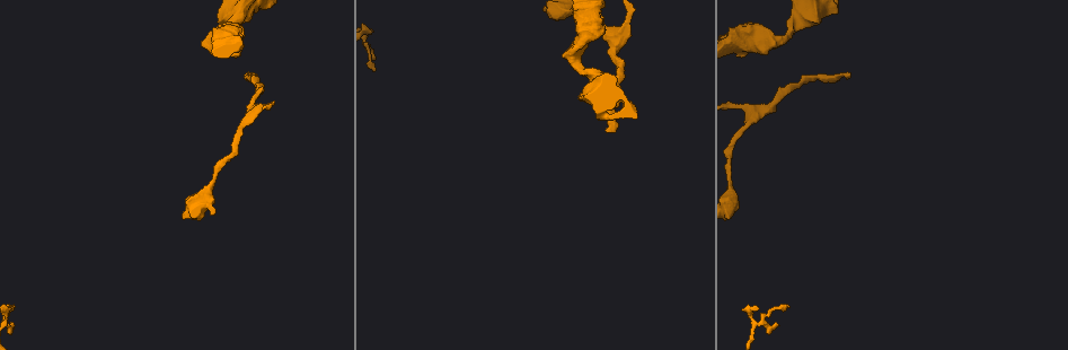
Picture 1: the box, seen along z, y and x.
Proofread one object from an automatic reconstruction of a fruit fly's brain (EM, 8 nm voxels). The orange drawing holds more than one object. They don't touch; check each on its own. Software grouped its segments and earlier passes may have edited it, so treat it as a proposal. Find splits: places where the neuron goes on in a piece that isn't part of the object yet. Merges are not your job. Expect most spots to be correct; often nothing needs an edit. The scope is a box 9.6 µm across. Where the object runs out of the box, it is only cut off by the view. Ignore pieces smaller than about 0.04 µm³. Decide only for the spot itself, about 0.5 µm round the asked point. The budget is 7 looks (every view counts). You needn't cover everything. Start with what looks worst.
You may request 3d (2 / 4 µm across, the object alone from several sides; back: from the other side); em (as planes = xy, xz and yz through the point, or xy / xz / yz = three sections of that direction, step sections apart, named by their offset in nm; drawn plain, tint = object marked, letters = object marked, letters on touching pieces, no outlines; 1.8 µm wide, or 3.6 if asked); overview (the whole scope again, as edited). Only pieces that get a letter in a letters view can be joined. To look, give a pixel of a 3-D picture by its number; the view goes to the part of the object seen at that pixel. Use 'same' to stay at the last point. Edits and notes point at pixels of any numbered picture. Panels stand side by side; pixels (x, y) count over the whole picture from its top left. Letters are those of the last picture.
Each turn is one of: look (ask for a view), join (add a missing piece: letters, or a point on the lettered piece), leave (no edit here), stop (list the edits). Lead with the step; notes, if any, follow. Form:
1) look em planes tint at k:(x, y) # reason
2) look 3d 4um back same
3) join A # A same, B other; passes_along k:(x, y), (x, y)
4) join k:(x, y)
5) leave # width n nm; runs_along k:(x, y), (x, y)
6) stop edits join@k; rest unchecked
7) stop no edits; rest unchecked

look em planes plain at 1:(244, 75) # long arm stops here

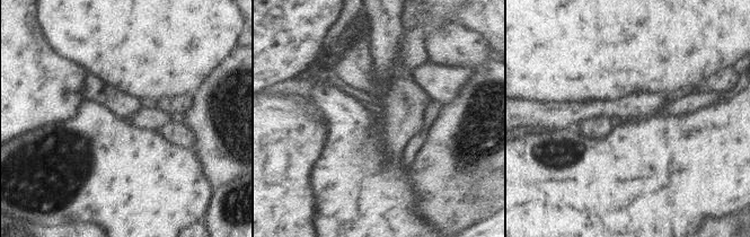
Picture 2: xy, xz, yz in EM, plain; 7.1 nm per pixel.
look em planes letters same # what lies round it

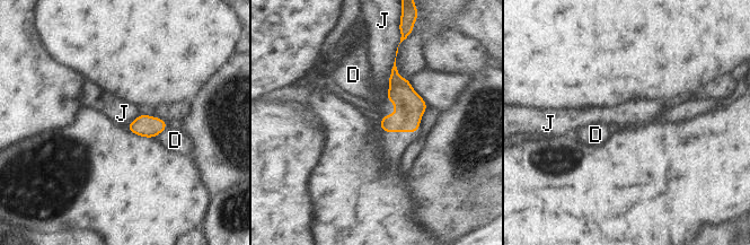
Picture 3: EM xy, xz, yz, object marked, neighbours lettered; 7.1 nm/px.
leave # width 150 nm; D other, J other; border 3:(397, 49), (387, 92); none of them fits

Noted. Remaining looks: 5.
look 3d 2um at 1:(755, 116) # sharp bend

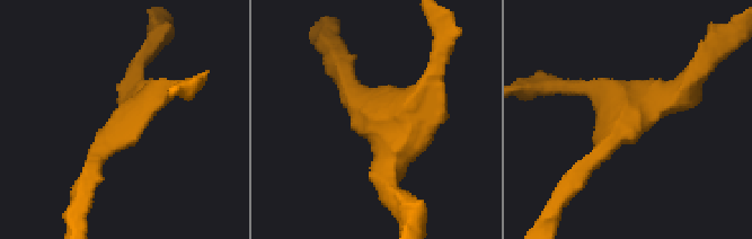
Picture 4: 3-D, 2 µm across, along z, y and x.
look em 3.6um xz step 8 letters at 4:(630, 123) # now the EM

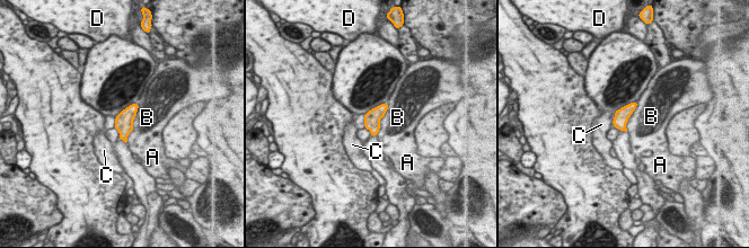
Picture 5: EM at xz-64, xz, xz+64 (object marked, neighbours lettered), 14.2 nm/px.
leave # width 200 nm; A other, B other, C other, D other; border 5:(633, 111), (626, 124), (626, 131); no lettered piece goes on from it

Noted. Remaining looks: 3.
stop no edits; rest unchecked

